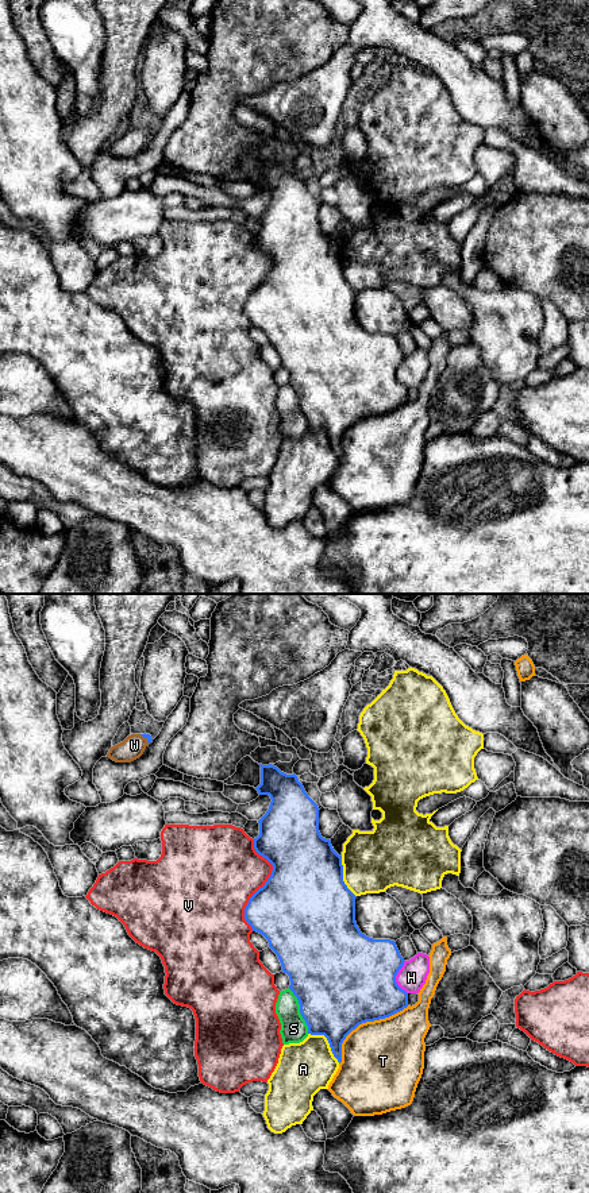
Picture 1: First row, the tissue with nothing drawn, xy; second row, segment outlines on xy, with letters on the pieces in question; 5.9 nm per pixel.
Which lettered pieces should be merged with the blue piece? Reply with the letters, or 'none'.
W

